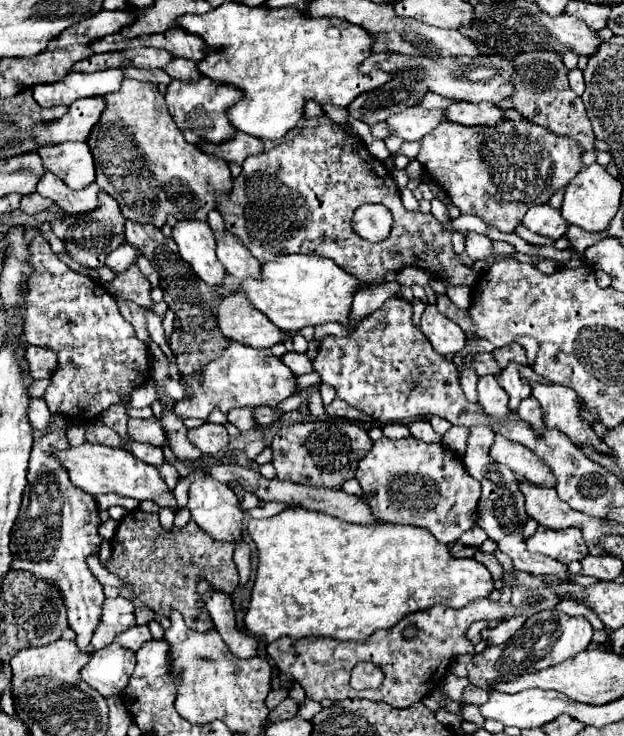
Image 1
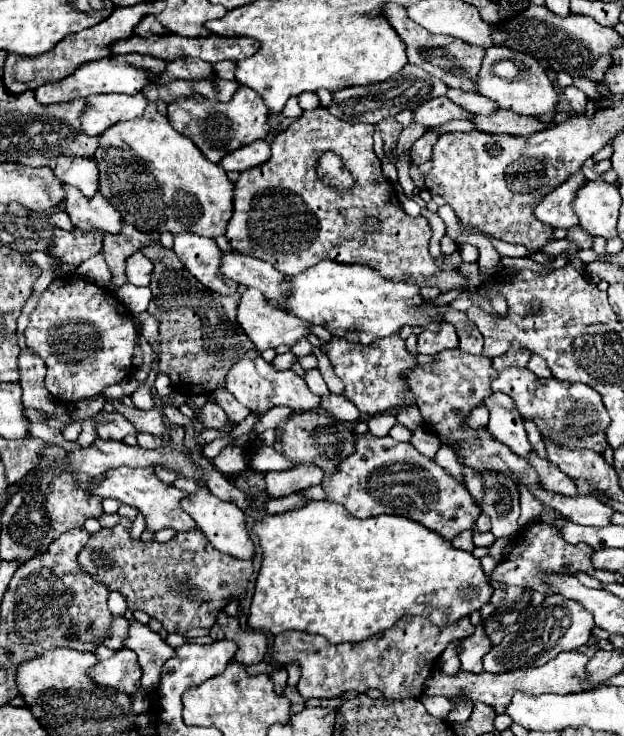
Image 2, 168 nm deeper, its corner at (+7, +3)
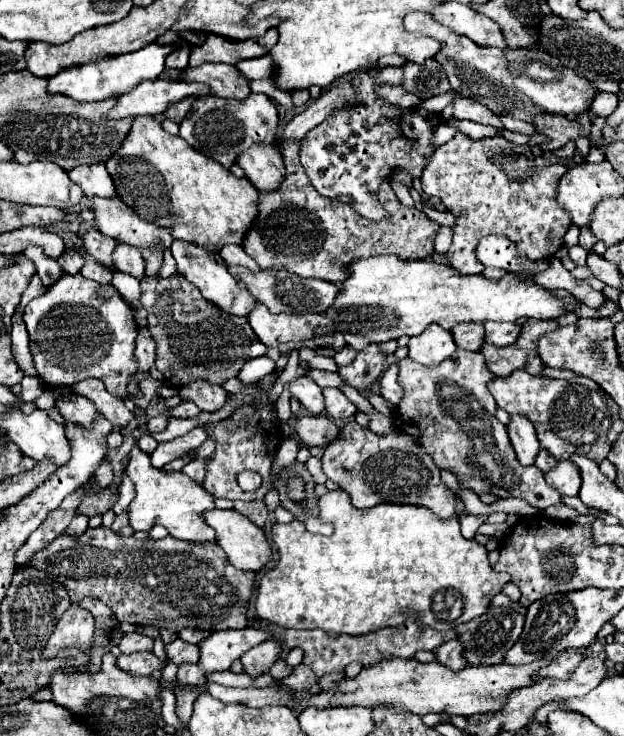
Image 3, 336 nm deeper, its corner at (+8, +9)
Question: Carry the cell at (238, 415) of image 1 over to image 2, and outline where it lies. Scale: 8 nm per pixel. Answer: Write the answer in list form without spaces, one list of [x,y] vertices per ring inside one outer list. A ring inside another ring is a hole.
[[[208,401],[202,409],[198,409],[194,417],[196,417],[204,427],[214,427],[214,429],[222,429],[224,423],[228,421],[228,419],[226,419],[226,413],[224,413],[216,403],[210,403],[210,401]]]

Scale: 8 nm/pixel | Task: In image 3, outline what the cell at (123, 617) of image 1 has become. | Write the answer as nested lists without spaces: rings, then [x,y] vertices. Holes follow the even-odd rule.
[[[125,633],[121,643],[119,643],[119,649],[123,653],[135,653],[135,651],[153,651],[153,639],[141,635],[141,633]]]

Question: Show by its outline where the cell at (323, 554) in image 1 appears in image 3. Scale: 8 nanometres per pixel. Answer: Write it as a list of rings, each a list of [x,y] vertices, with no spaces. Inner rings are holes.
[[[341,489],[325,493],[323,497],[319,497],[317,505],[319,505],[319,519],[327,521],[335,527],[331,537],[309,533],[305,529],[305,525],[297,519],[293,519],[291,523],[273,523],[273,527],[271,527],[271,537],[273,537],[273,543],[279,551],[279,559],[277,559],[275,567],[267,569],[265,575],[261,577],[261,583],[259,583],[259,589],[257,589],[257,599],[255,599],[255,611],[257,611],[257,617],[271,621],[271,623],[277,623],[279,627],[285,627],[285,629],[287,627],[323,629],[327,633],[345,633],[345,635],[357,637],[357,635],[367,635],[371,631],[387,627],[387,625],[399,625],[407,619],[409,611],[415,611],[419,615],[421,623],[431,625],[437,631],[447,631],[451,627],[457,627],[461,623],[467,623],[467,621],[483,615],[487,611],[491,597],[497,595],[501,591],[501,587],[509,581],[509,575],[497,573],[497,571],[491,569],[489,559],[487,559],[487,549],[483,545],[479,545],[473,539],[471,541],[463,539],[463,535],[459,531],[459,519],[457,517],[449,517],[447,521],[443,521],[443,519],[435,517],[431,511],[427,511],[423,507],[415,507],[415,505],[387,505],[385,503],[385,505],[375,505],[373,509],[355,509],[355,507],[351,507],[349,495]]]

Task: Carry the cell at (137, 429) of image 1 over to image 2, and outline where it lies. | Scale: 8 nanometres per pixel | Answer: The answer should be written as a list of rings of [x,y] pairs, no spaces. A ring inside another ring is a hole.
[[[98,413],[94,417],[96,421],[96,435],[100,439],[114,439],[114,441],[122,441],[126,435],[136,433],[136,429],[120,415],[120,413]]]

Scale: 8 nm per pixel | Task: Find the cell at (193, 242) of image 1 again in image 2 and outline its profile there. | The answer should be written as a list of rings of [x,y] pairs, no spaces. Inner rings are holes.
[[[178,233],[174,235],[174,251],[182,265],[210,291],[220,295],[232,295],[238,289],[238,283],[228,281],[220,273],[220,257],[222,251],[218,249],[214,239],[196,237],[194,233]]]

